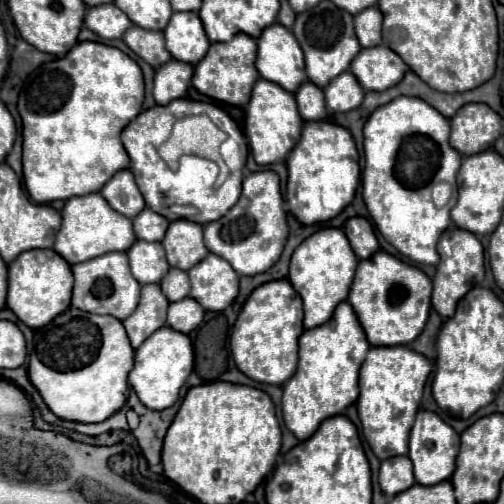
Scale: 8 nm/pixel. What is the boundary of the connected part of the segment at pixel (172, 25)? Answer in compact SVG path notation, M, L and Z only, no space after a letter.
M174 12L164 28L164 36L172 58L186 60L188 64L198 64L210 46L202 20L196 12Z

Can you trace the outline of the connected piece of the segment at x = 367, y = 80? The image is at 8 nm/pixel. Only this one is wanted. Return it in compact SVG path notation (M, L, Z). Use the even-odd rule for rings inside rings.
M388 46L362 48L350 64L350 72L354 72L362 88L378 92L398 84L406 70L404 60Z

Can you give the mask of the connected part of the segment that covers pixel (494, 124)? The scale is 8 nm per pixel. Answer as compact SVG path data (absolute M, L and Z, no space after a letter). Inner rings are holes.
M480 102L462 106L454 118L450 118L450 124L450 144L466 156L490 148L502 130L500 114Z

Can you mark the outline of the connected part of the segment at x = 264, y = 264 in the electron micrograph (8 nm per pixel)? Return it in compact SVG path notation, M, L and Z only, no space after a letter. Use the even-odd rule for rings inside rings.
M272 170L252 172L242 182L242 196L236 206L216 222L204 226L204 244L212 254L222 256L240 276L254 276L274 266L288 238L286 212L282 208L280 178Z

